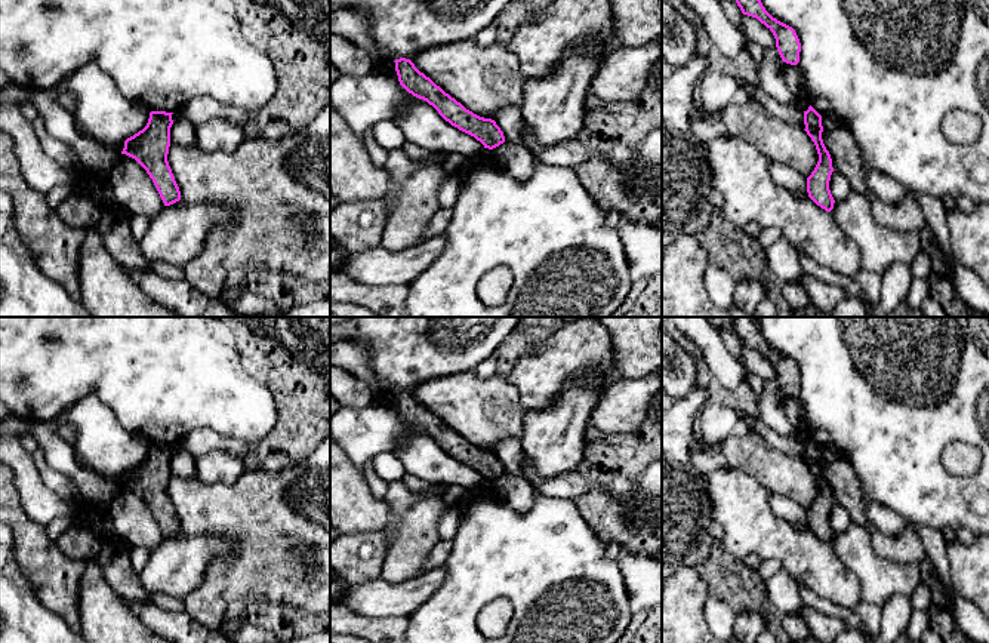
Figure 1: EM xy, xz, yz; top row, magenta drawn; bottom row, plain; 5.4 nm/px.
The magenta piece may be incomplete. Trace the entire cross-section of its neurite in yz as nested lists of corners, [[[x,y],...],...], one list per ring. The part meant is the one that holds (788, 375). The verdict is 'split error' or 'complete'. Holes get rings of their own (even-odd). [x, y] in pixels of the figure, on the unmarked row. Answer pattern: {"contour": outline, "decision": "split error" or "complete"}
{"contour": [[[736,317],[733,326],[743,347],[757,350],[773,364],[782,393],[797,397],[799,394],[801,375],[795,362],[765,342],[752,317]]], "decision": "complete"}

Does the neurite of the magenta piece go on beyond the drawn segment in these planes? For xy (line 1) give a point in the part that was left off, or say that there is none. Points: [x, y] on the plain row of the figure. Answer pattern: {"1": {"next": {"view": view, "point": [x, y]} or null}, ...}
{"1": {"next": null}}

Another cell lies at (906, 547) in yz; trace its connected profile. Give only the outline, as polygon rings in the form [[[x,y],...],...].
[[[868,524],[874,550],[878,556],[902,563],[919,564],[927,559],[927,551],[915,529],[906,529],[897,535],[878,530],[874,524]]]

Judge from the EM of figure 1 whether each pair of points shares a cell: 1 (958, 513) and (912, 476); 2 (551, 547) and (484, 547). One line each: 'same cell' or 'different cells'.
1: same cell
2: same cell

